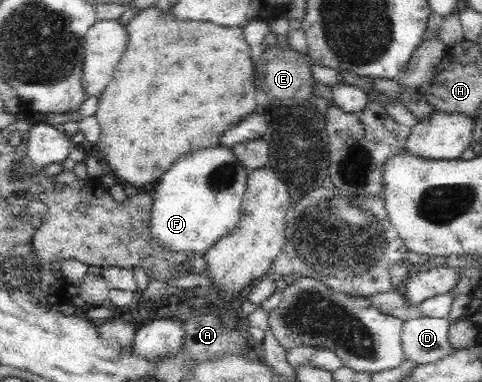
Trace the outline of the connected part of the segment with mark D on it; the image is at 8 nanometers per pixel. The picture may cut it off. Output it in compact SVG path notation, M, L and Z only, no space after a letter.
M414 318L403 321L402 351L412 365L426 365L446 359L455 350L448 340L447 318Z

